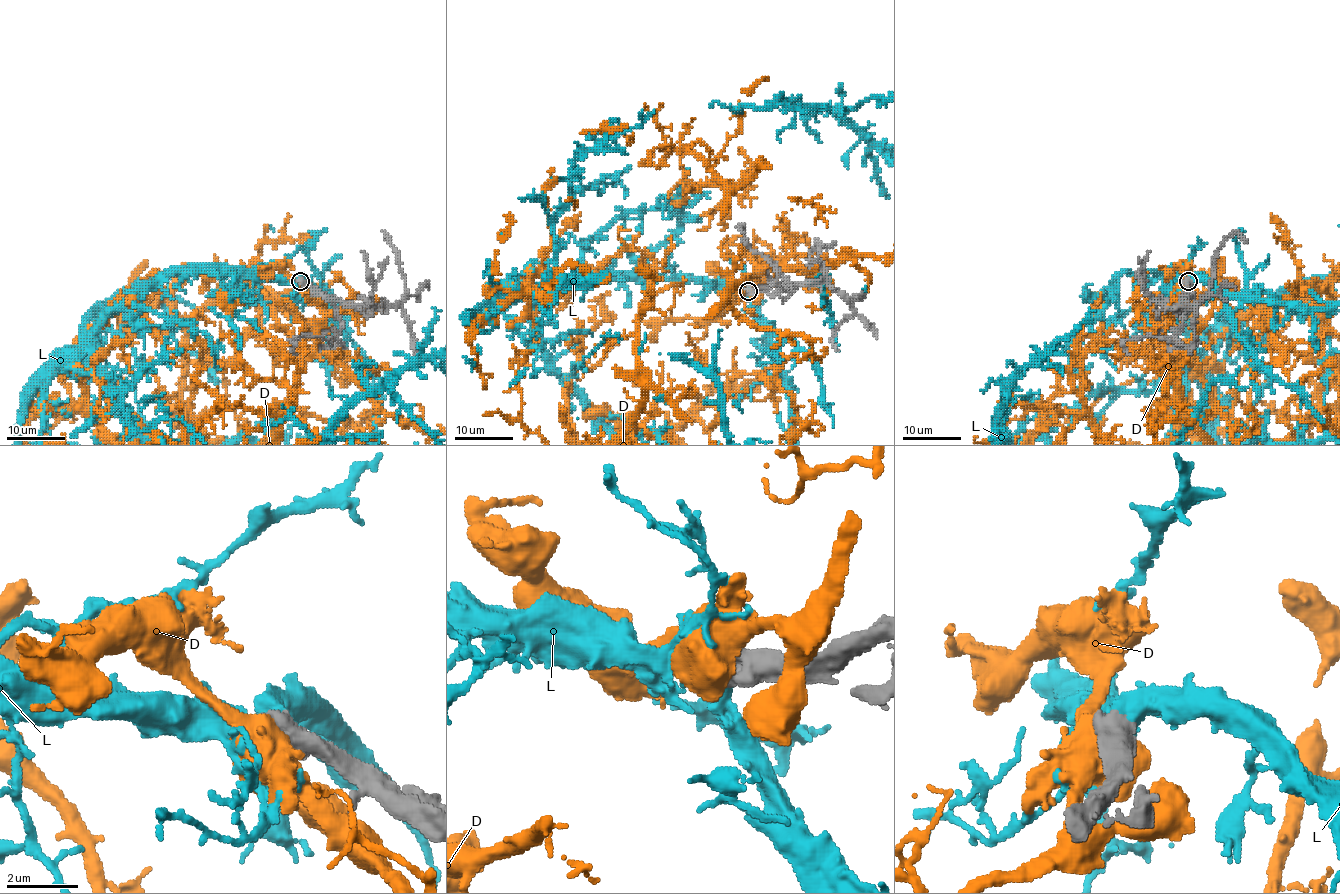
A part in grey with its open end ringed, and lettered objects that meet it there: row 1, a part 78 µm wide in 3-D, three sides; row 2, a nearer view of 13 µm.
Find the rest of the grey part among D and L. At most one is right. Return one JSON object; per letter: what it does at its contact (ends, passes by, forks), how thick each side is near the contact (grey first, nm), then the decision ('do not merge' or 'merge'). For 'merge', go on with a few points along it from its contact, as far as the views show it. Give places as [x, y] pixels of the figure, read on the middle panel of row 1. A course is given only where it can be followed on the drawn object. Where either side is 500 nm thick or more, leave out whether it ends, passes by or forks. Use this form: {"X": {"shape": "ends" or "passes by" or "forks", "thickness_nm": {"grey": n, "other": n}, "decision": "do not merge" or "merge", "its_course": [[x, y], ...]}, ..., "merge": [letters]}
{"D": {"thickness_nm": {"grey": 700, "other": 750}, "decision": "do not merge"}, "L": {"thickness_nm": {"grey": 700, "other": 480}, "decision": "merge"}, "merge": ["L"]}

